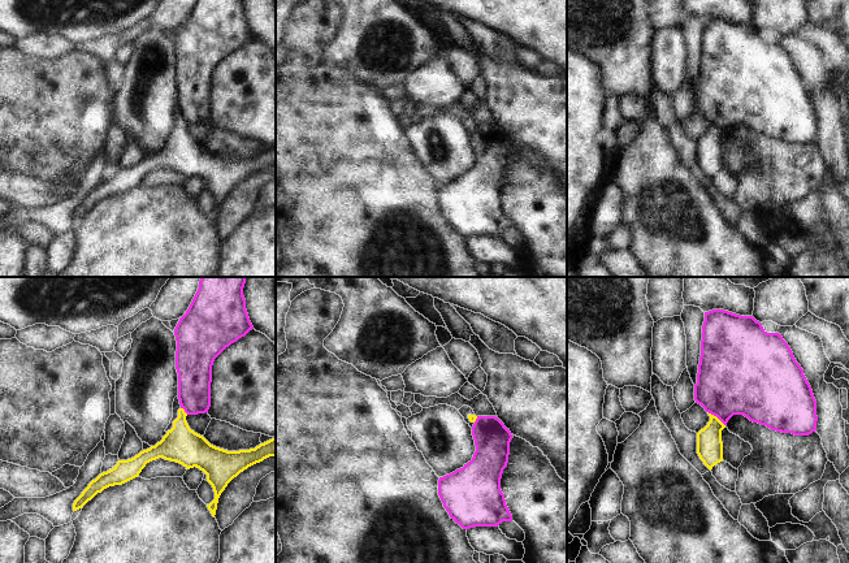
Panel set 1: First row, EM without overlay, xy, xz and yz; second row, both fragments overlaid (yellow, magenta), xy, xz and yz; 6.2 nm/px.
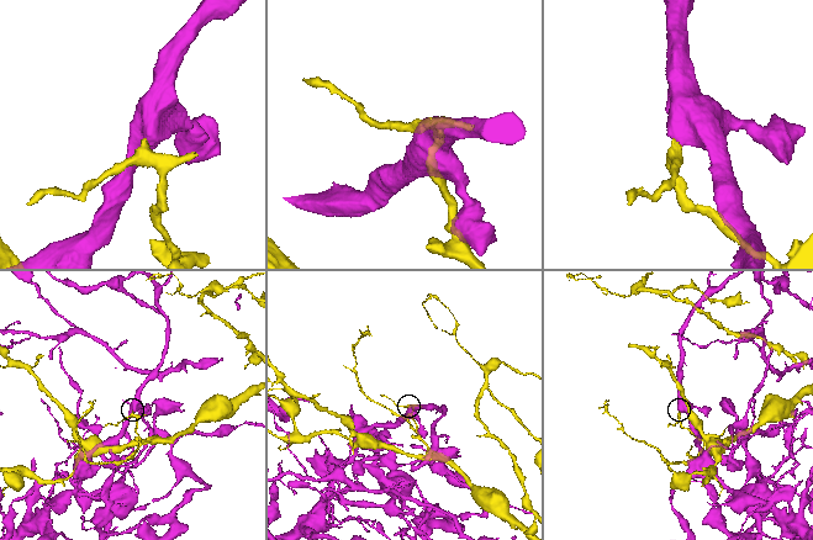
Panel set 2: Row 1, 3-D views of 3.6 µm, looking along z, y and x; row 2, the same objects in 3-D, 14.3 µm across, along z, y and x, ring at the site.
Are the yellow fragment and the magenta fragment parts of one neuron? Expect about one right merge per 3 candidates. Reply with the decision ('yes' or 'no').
no

